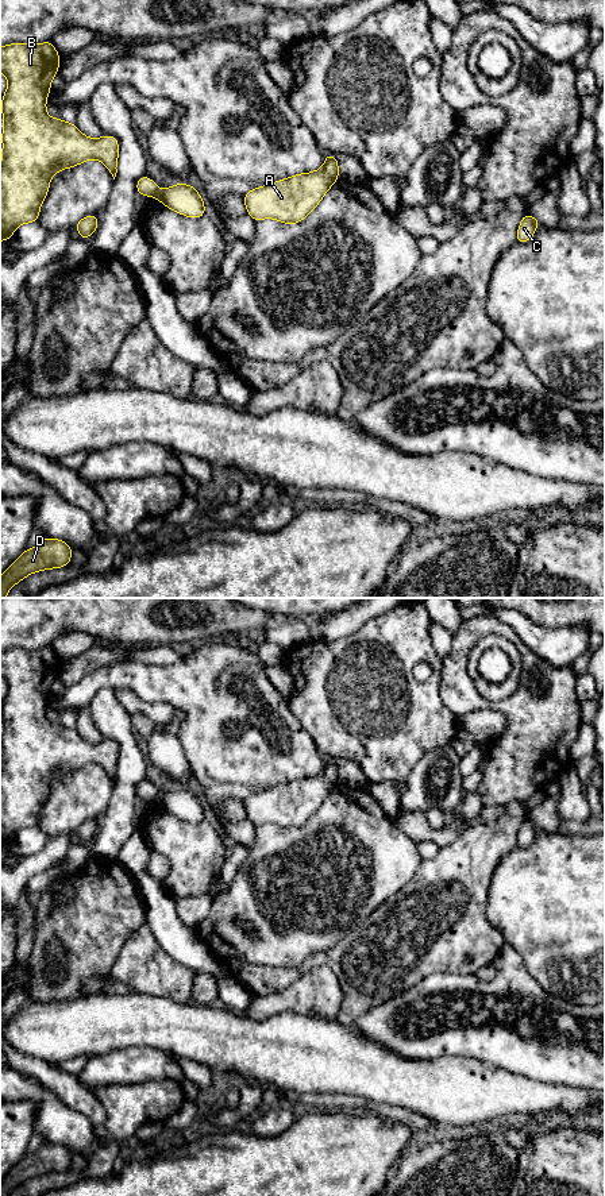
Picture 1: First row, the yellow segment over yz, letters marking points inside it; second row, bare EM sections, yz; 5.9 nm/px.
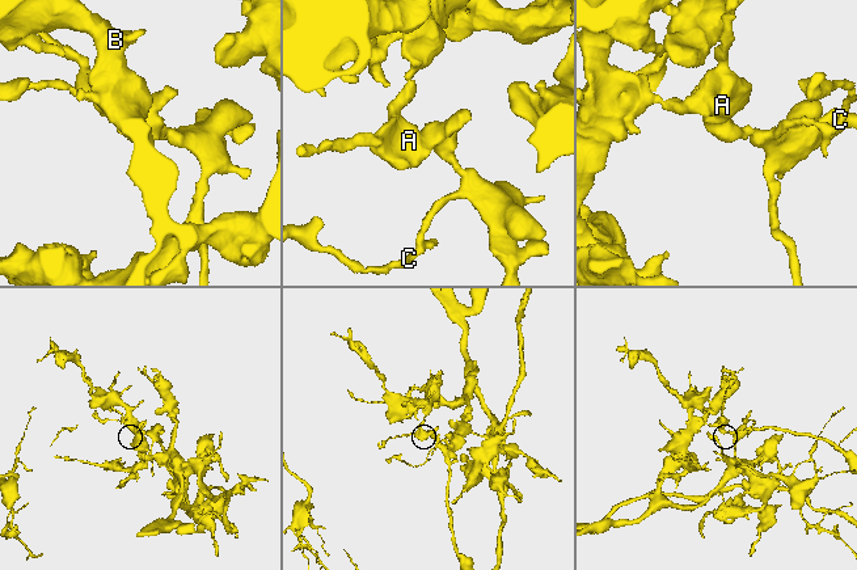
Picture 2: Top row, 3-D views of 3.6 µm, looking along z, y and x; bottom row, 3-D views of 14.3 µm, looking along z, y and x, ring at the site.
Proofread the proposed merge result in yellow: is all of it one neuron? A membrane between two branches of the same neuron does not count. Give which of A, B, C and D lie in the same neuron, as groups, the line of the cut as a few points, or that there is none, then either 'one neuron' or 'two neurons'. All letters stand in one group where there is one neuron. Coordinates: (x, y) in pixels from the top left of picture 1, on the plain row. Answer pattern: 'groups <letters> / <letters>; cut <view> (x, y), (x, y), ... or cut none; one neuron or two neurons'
groups A C / B D; cut yz (160, 795), (155, 799); two neurons

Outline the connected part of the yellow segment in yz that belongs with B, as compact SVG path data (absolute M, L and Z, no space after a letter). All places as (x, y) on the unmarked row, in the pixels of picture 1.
M51 645L41 649L11 648L0 652L0 676L8 684L0 714L4 722L0 772L0 846L9 845L23 827L38 827L41 809L49 798L50 783L62 773L74 772L86 764L99 764L112 779L117 778L119 748L112 740L90 744L74 728L46 719L46 702L61 667Z

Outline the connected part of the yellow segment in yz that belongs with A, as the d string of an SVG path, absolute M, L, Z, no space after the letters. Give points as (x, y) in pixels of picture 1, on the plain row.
M324 760L324 771L313 778L296 779L246 798L242 803L251 823L255 827L266 822L285 829L302 826L339 783L338 761Z

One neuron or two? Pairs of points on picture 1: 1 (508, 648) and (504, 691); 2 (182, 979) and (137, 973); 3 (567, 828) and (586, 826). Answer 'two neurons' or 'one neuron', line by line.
1: one neuron
2: one neuron
3: one neuron

